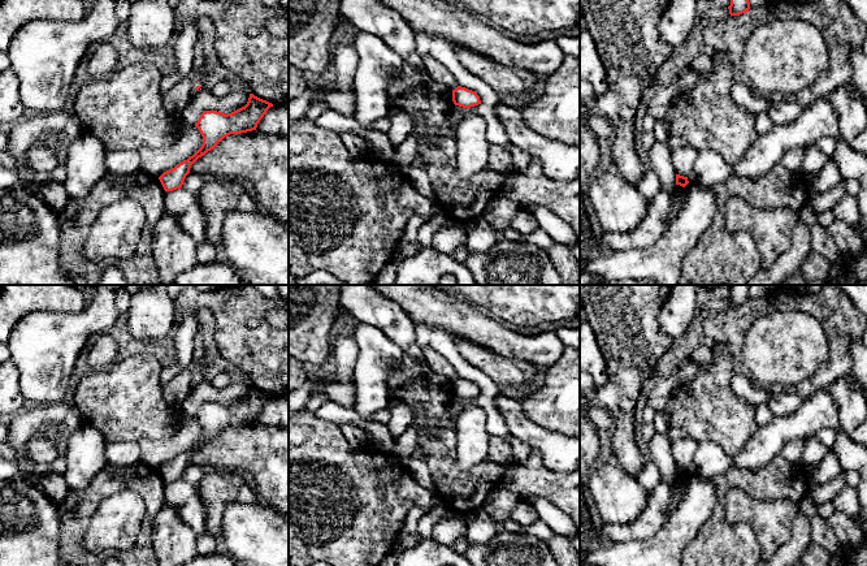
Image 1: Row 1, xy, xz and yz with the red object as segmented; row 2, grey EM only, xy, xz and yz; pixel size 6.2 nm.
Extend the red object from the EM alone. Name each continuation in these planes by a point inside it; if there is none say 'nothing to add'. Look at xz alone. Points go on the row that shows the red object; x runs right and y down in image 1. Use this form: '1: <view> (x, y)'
nothing to add

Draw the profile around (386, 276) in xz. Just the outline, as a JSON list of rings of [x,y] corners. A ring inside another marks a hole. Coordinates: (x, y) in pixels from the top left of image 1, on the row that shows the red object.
[[[393,263],[385,265],[376,276],[373,285],[393,285],[395,282],[396,269]]]

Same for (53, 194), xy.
[[[49,176],[40,177],[39,194],[43,202],[56,213],[60,212],[69,200],[64,183],[52,180]]]

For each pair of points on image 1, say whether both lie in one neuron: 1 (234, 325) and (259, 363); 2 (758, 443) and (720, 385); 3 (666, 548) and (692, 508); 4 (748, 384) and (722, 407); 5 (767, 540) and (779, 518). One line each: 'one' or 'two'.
1: one
2: two
3: one
4: two
5: one

